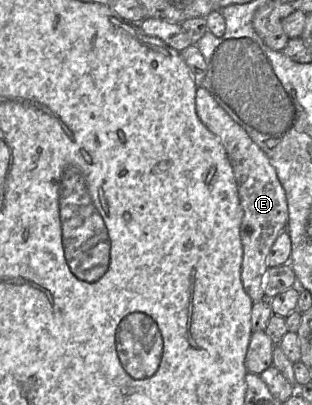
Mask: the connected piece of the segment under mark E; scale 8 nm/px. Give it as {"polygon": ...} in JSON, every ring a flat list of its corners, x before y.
{"polygon":[[202,86,196,89,195,106,198,118,220,139,225,148,236,180,243,208,240,237,243,246,241,279,244,290,253,302,267,299,264,292,268,270,267,256,278,235,287,230,288,207,285,191,267,155]]}

